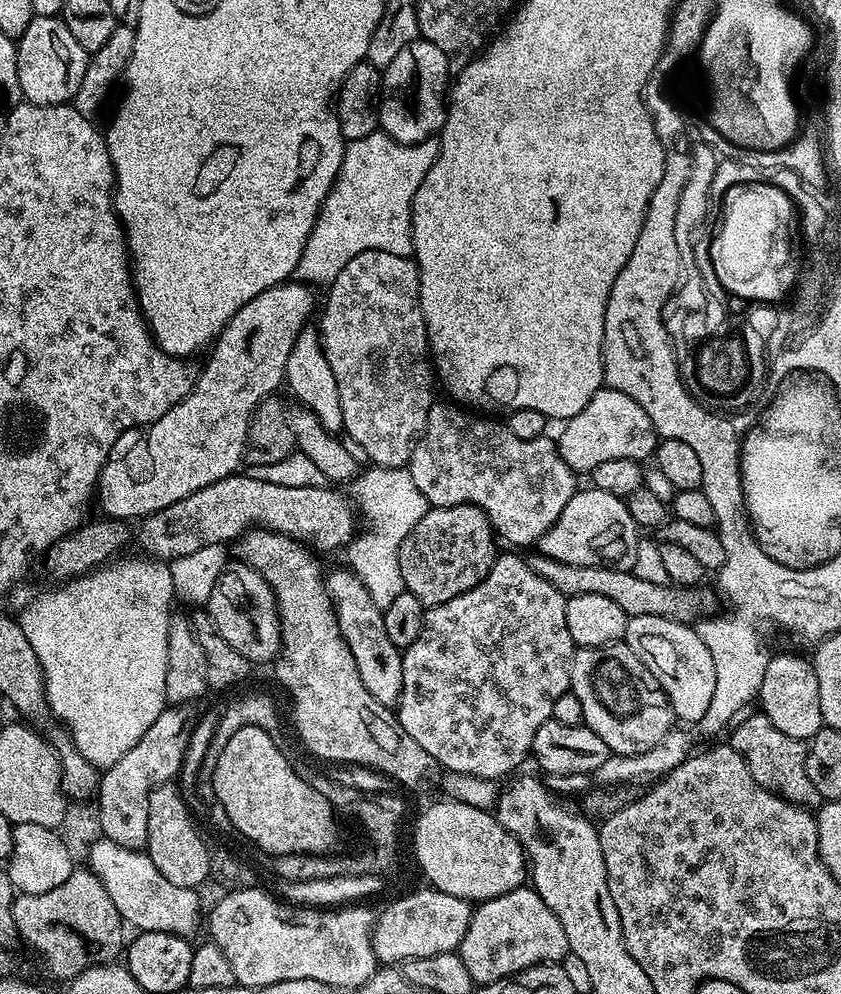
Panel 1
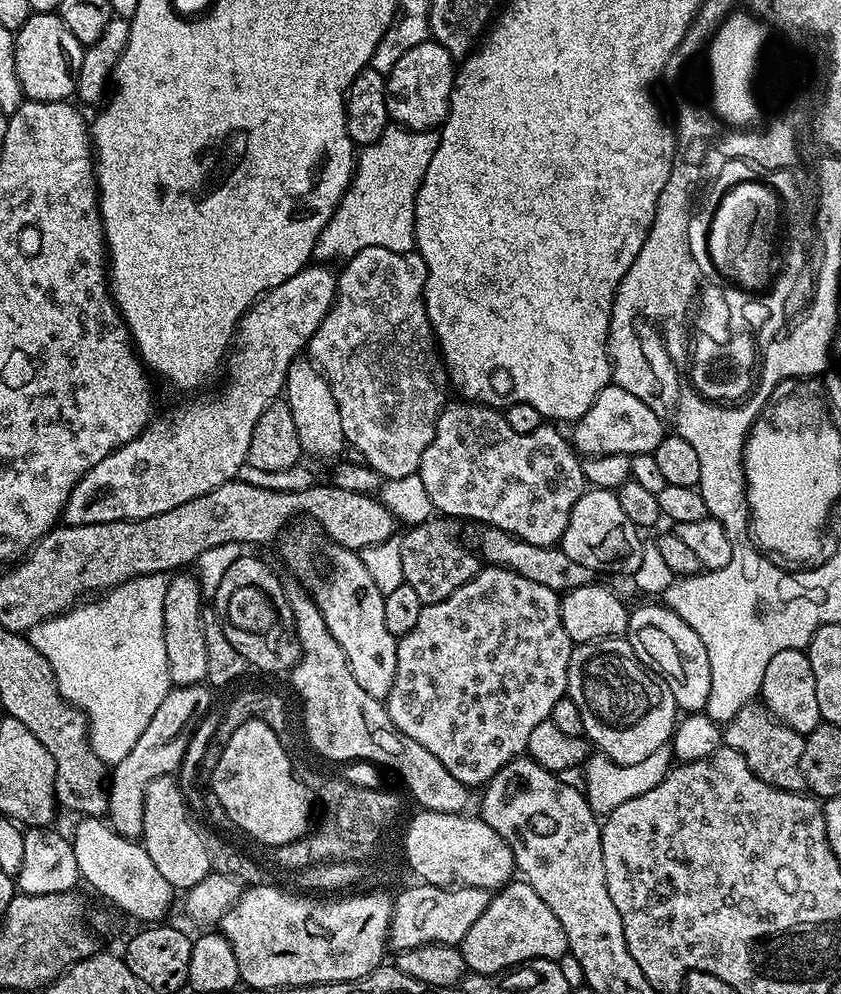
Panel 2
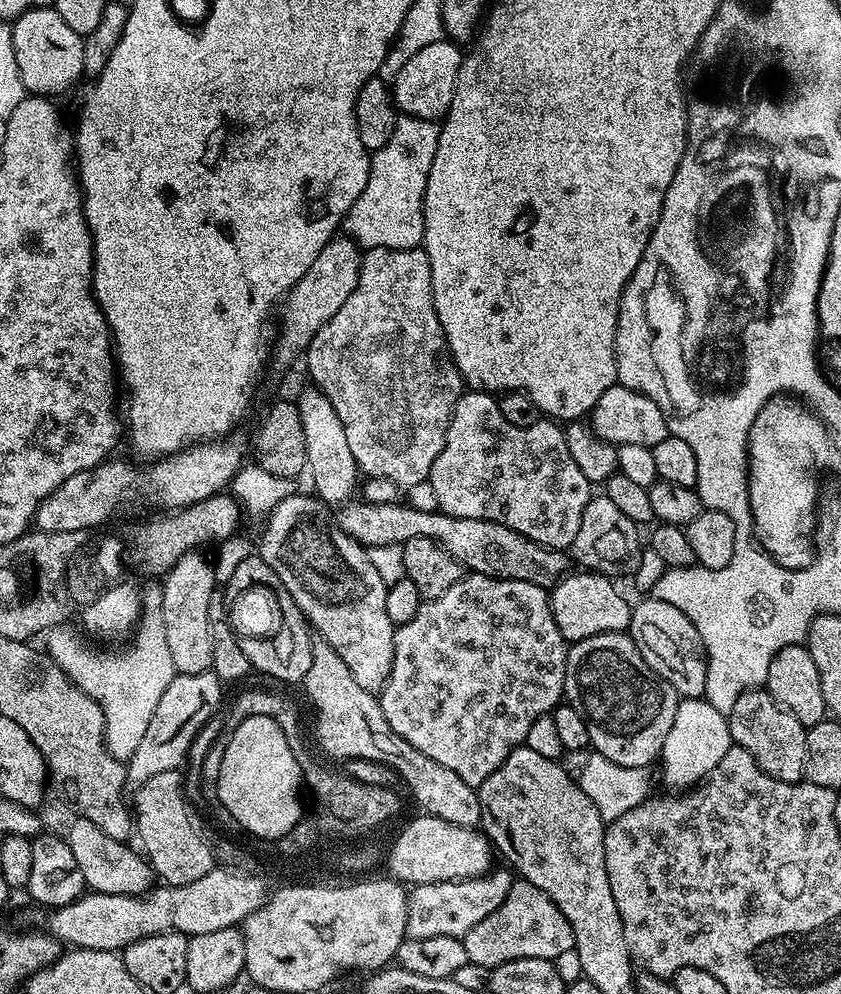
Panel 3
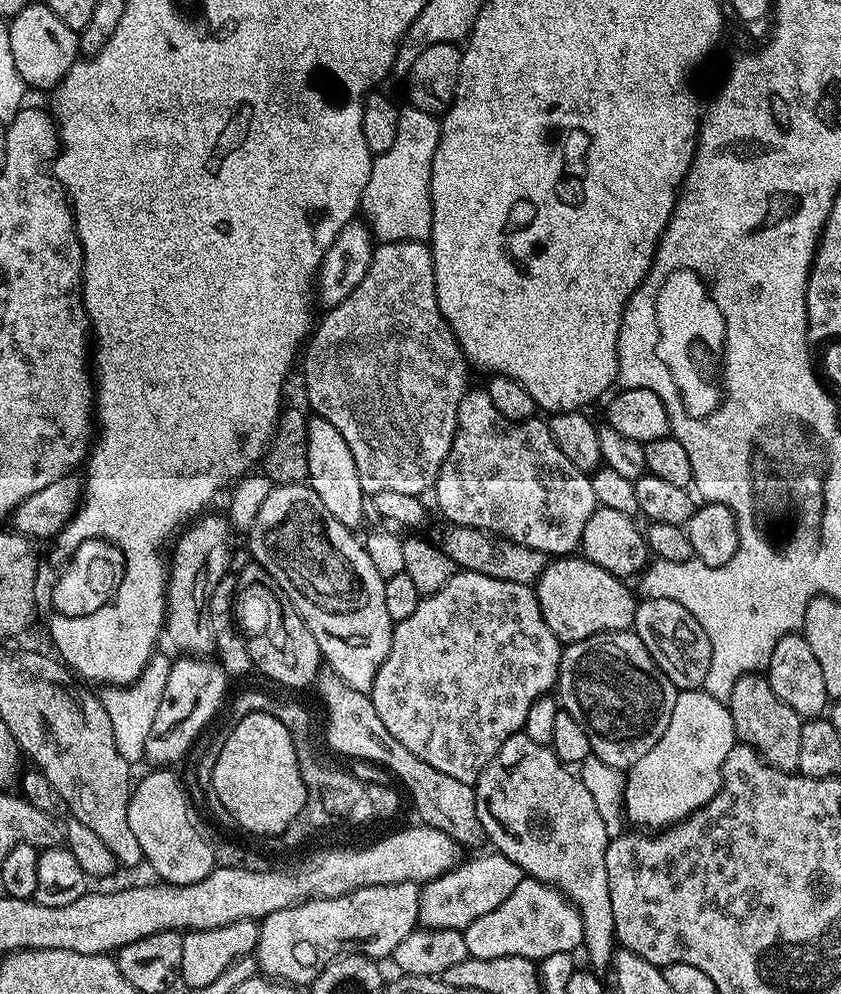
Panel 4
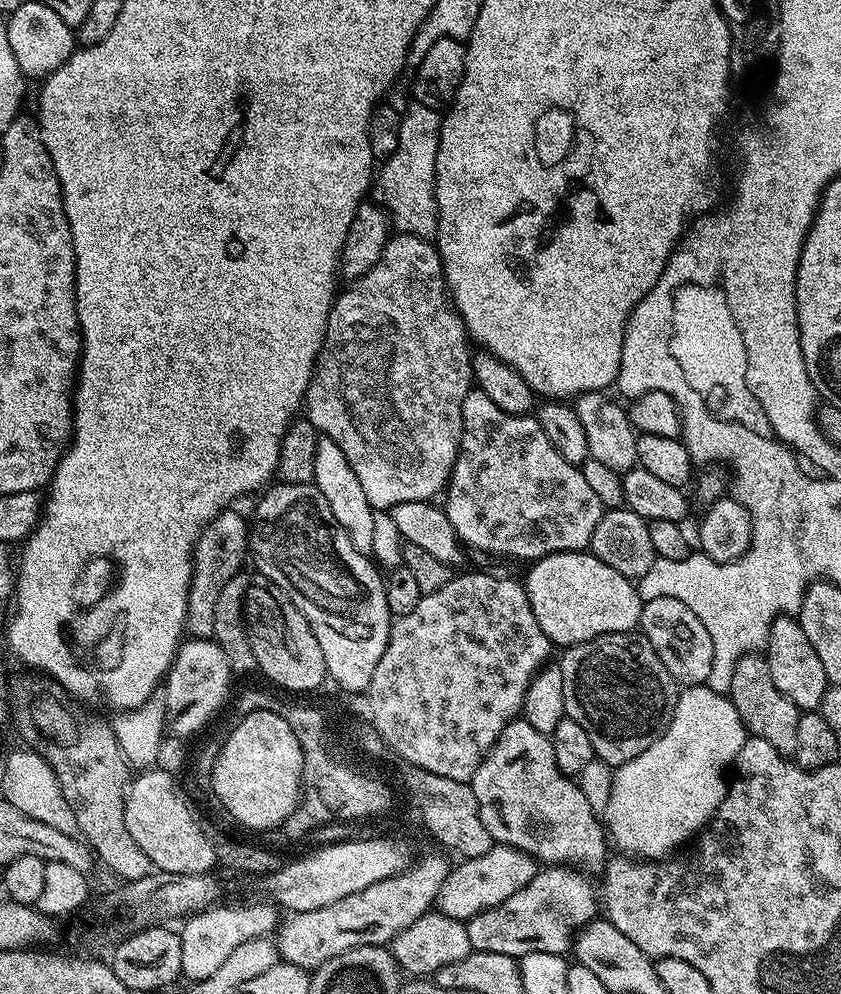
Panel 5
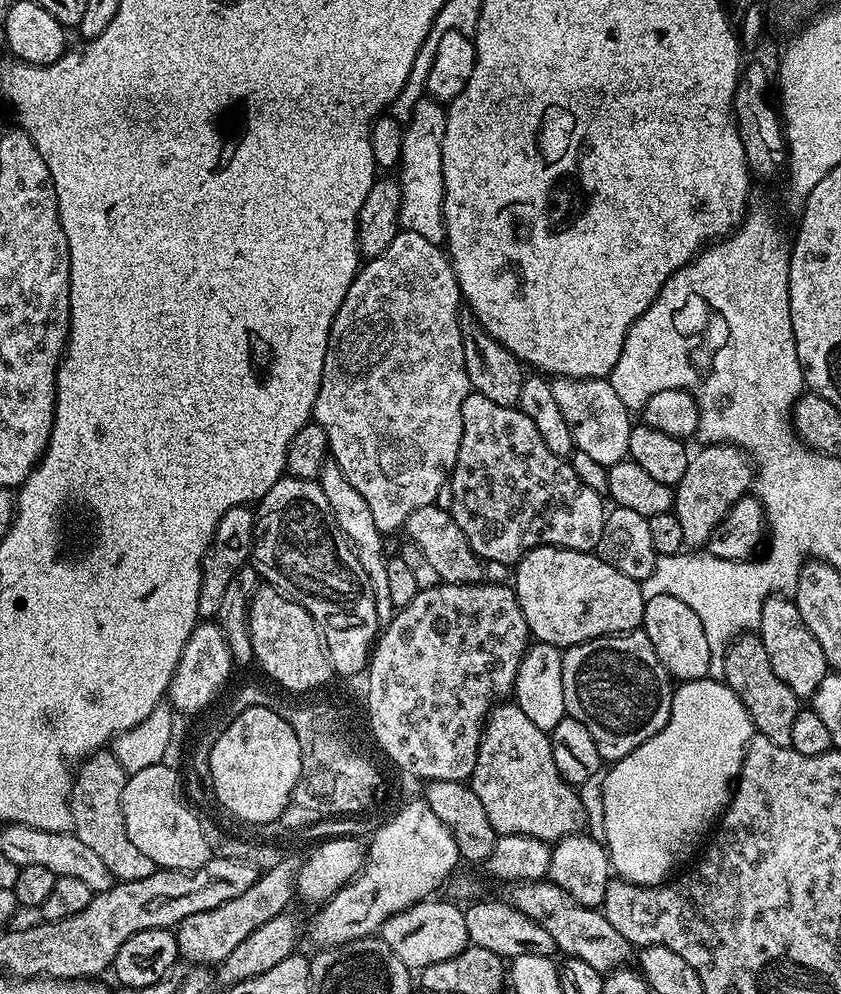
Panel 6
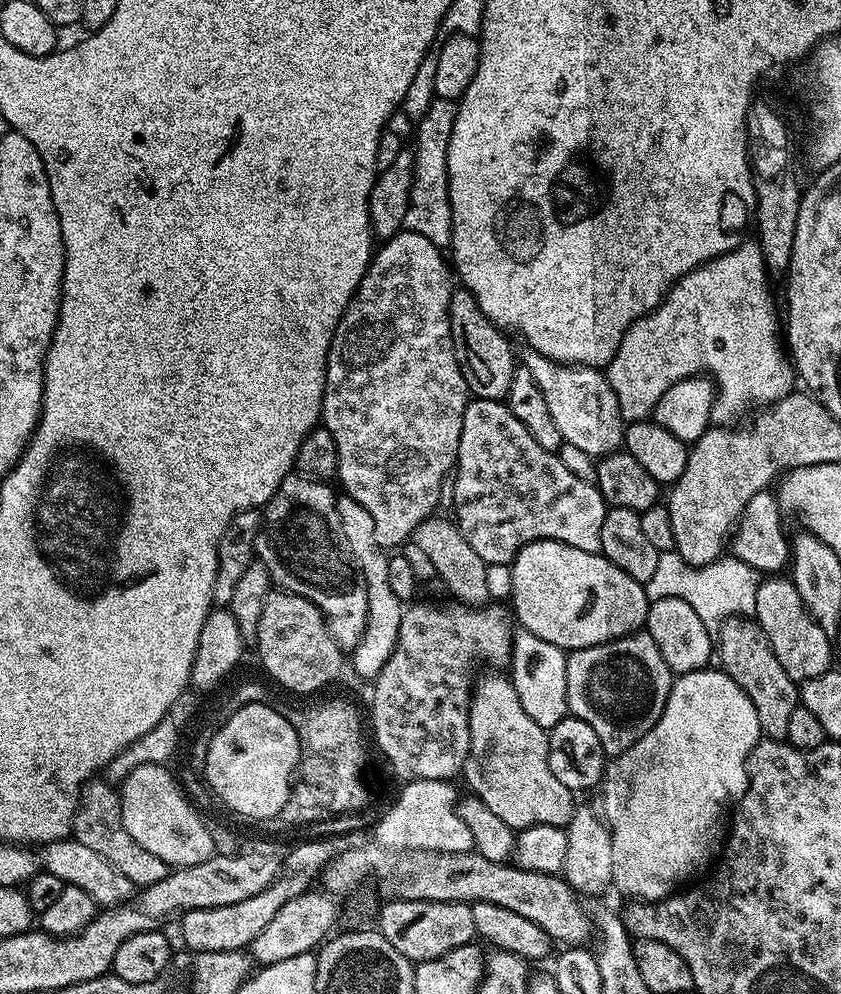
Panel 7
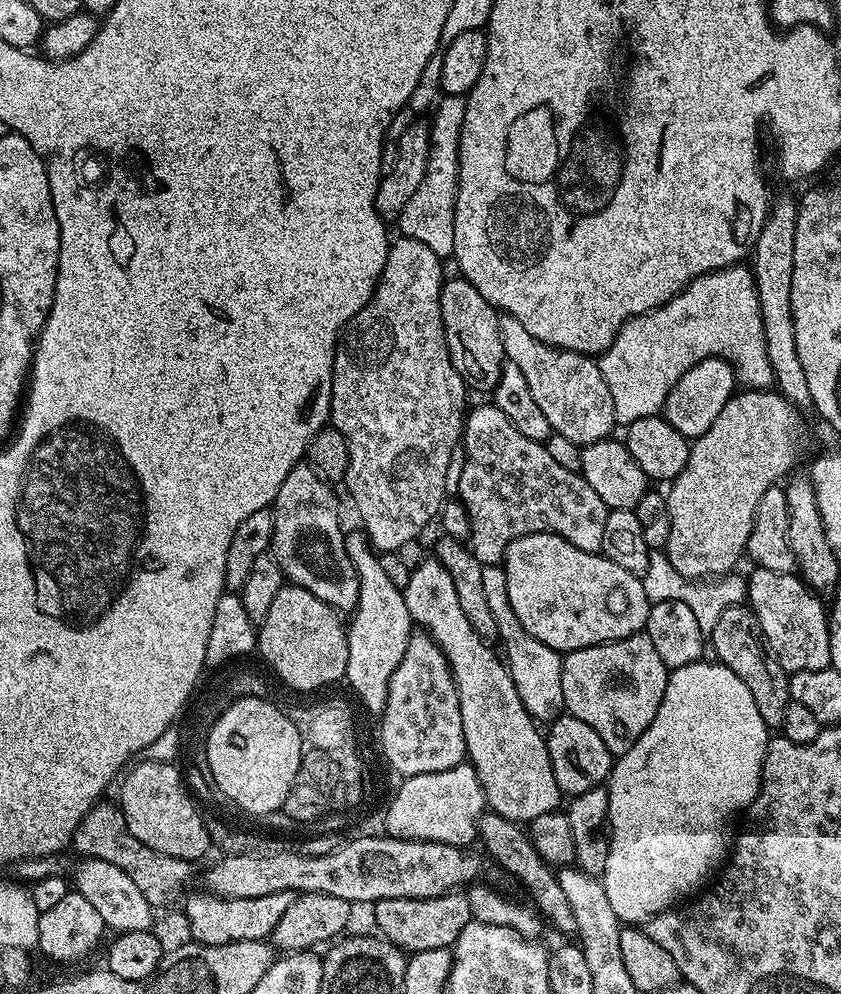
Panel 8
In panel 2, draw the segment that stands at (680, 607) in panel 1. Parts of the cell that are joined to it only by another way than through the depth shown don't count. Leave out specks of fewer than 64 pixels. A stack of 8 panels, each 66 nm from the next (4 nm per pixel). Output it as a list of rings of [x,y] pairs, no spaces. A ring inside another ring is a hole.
[[[480,526],[475,530],[477,531],[475,551],[485,565],[522,574],[522,578],[530,578],[530,582],[538,582],[539,585],[559,594],[578,590],[578,586],[593,583],[594,574],[590,566],[574,562],[574,558],[570,558],[559,546],[534,546],[534,542],[522,542],[522,538],[506,534],[506,530],[487,526]]]

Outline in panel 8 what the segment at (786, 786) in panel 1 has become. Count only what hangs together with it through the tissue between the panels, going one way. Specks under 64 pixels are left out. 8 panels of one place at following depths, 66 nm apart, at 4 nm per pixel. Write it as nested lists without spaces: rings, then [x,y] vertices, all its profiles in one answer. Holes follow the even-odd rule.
[[[735,604],[722,614],[718,614],[718,622],[714,622],[714,630],[710,633],[710,648],[716,651],[715,659],[725,664],[750,690],[754,703],[758,705],[758,714],[762,714],[762,722],[770,730],[783,729],[786,718],[786,706],[790,703],[788,695],[789,673],[782,670],[776,657],[768,651],[760,634],[760,623],[751,607]]]

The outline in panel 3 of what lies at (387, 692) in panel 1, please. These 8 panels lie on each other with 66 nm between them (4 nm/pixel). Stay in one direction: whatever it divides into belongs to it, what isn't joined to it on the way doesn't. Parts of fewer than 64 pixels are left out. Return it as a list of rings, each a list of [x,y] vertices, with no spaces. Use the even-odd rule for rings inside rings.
[[[297,494],[278,502],[263,521],[264,533],[260,536],[260,544],[258,540],[258,555],[278,578],[282,578],[282,586],[290,590],[290,598],[294,598],[304,613],[311,631],[325,640],[342,662],[346,662],[354,682],[358,682],[362,690],[376,694],[384,687],[394,658],[394,625],[386,615],[388,585],[378,574],[373,557],[364,545],[351,540],[324,511],[324,501],[312,494]]]

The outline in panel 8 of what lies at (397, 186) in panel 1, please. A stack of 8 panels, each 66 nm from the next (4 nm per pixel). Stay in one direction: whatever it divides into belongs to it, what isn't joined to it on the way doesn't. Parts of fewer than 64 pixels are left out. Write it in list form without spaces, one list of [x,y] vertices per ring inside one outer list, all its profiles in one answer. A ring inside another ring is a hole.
[[[441,95],[434,108],[430,120],[430,154],[426,174],[422,178],[422,186],[414,190],[410,202],[406,202],[406,210],[402,210],[398,227],[410,240],[422,242],[422,246],[430,246],[434,254],[441,258],[452,256],[454,250],[454,206],[458,194],[458,150],[462,122],[466,118],[466,99],[462,96]]]

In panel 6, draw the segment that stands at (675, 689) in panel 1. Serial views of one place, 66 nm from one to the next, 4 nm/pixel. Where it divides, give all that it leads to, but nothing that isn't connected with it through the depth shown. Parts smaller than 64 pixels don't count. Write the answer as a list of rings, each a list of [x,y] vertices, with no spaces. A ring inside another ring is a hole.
[[[658,594],[644,602],[644,623],[642,631],[650,638],[662,666],[668,675],[677,681],[702,680],[708,676],[708,667],[712,661],[710,642],[706,642],[706,630],[702,630],[702,622],[686,602],[678,602],[678,598],[670,598],[670,594]]]

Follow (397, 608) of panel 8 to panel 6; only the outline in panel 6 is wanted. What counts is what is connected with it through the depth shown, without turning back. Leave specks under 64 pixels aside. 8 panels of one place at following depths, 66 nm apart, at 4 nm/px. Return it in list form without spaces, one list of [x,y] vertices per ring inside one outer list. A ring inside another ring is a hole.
[[[329,462],[325,464],[322,471],[320,471],[318,483],[322,486],[322,494],[326,494],[326,502],[330,502],[330,510],[334,514],[342,534],[356,551],[358,562],[362,562],[362,570],[366,570],[366,574],[370,578],[372,589],[374,590],[374,598],[376,599],[378,618],[382,622],[391,620],[394,615],[394,609],[390,602],[390,589],[386,582],[386,566],[388,565],[389,557],[387,555],[384,556],[385,537],[374,522],[374,513],[371,512],[370,506],[366,506],[366,498],[362,498],[362,494],[358,494],[358,490],[354,490],[354,486],[350,486],[350,482],[346,482],[342,470],[336,463]]]

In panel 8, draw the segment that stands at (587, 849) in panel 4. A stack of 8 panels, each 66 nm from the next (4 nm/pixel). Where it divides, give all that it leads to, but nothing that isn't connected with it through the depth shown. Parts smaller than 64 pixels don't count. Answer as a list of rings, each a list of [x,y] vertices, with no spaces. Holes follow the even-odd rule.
[[[435,558],[424,560],[408,573],[408,581],[403,588],[406,610],[410,610],[410,618],[417,629],[431,636],[432,641],[444,651],[452,677],[458,690],[458,706],[462,710],[462,734],[466,749],[467,763],[475,768],[478,782],[482,782],[482,790],[487,807],[497,812],[502,818],[517,822],[530,822],[542,814],[550,814],[561,807],[562,793],[554,778],[554,770],[550,766],[548,741],[543,731],[539,732],[537,721],[529,716],[522,706],[522,698],[518,698],[518,690],[514,686],[512,676],[508,673],[507,663],[500,660],[487,648],[485,641],[466,622],[466,614],[462,614],[462,605],[458,602],[458,594],[454,591],[454,582],[446,571],[446,566]]]

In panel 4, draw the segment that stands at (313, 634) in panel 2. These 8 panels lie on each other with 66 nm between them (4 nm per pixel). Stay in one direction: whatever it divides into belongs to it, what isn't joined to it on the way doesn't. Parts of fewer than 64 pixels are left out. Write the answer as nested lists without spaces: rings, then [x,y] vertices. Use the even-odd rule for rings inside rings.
[[[330,670],[321,671],[319,684],[320,700],[328,711],[326,744],[333,753],[341,757],[350,756],[353,761],[373,761],[390,770],[396,780],[400,779],[408,787],[412,804],[427,827],[442,830],[442,834],[454,838],[454,842],[465,849],[485,843],[486,837],[478,822],[476,790],[473,785],[458,782],[458,778],[450,778],[450,774],[442,774],[442,770],[434,770],[434,766],[426,766],[422,758],[410,754],[410,750],[394,739],[386,726],[382,726],[382,718],[378,718],[369,693],[346,686]]]

